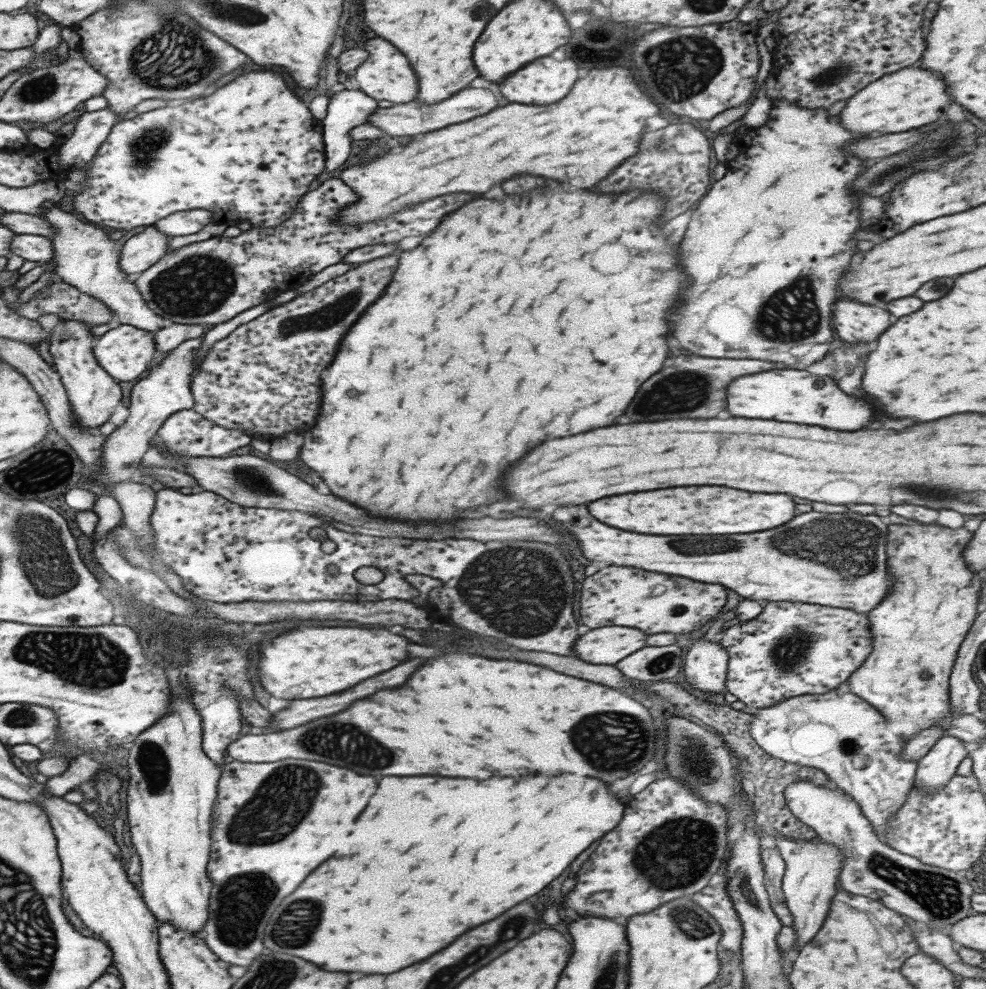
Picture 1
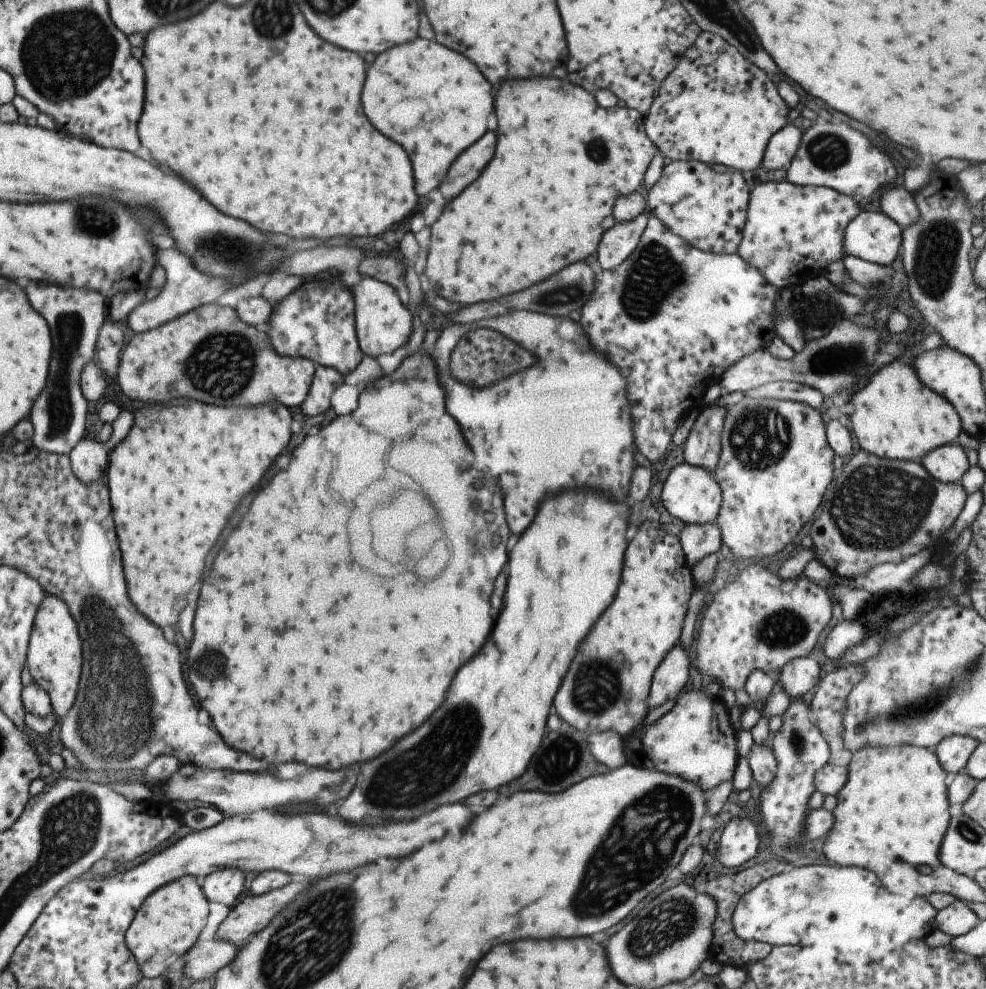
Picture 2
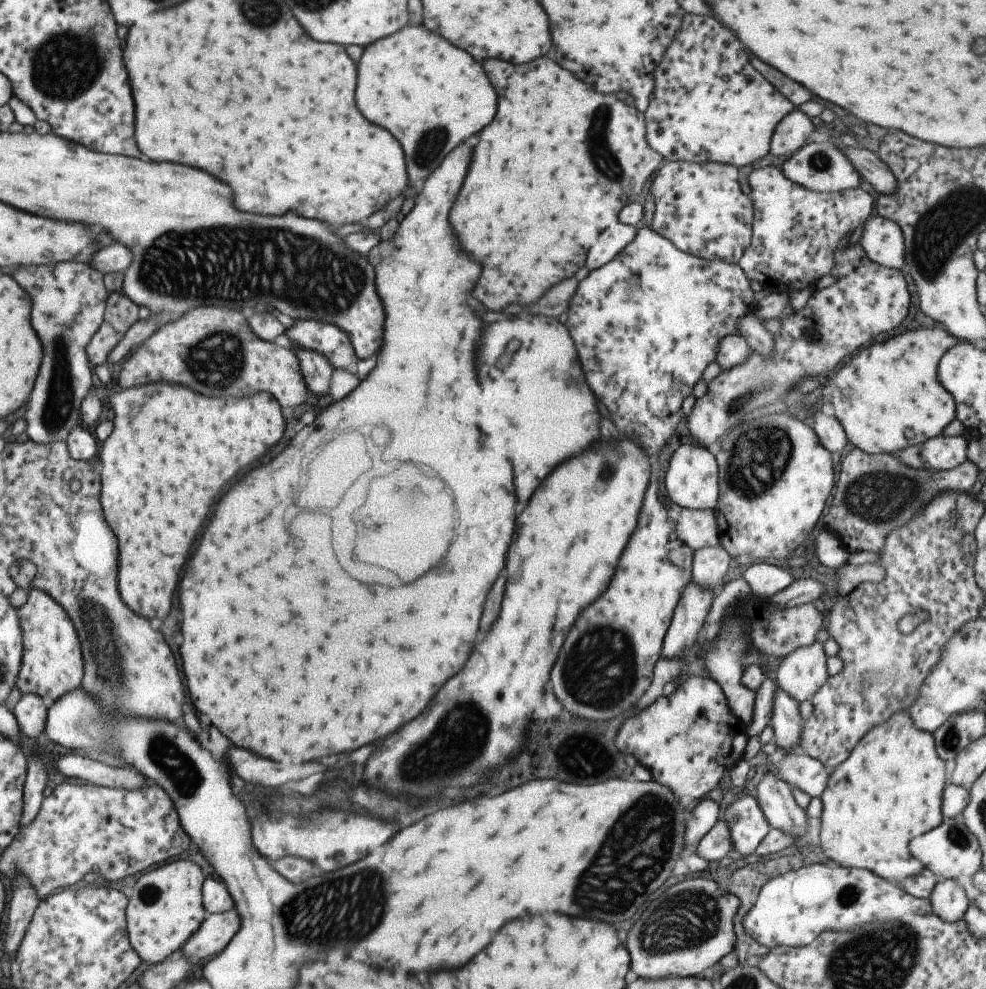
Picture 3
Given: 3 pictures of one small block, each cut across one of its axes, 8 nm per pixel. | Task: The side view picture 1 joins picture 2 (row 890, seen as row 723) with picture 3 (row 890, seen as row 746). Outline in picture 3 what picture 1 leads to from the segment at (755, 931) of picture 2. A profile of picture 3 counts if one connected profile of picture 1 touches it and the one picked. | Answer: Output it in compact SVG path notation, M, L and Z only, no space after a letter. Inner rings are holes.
M811 864L769 878L757 890L753 906L741 918L741 928L765 948L801 948L827 930L847 934L861 924L901 922L925 914L933 914L929 900L911 898L901 886L885 882L869 870Z

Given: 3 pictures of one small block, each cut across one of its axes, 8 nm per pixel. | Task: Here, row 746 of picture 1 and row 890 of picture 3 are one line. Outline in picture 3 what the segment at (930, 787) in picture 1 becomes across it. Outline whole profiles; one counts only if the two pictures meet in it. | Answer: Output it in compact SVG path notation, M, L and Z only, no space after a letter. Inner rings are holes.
M955 880L937 882L931 890L929 904L931 904L931 912L937 918L941 918L943 922L963 920L963 916L969 908L969 900L967 900L963 888L957 886Z

